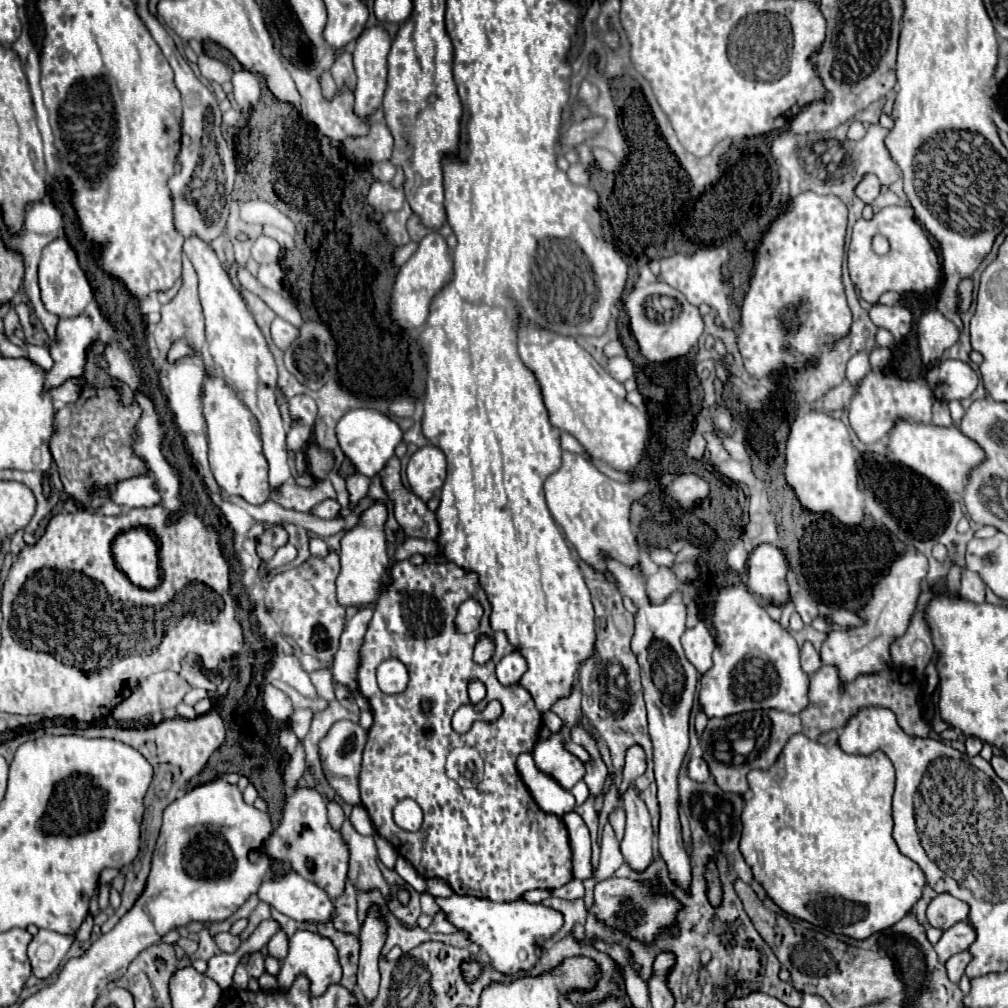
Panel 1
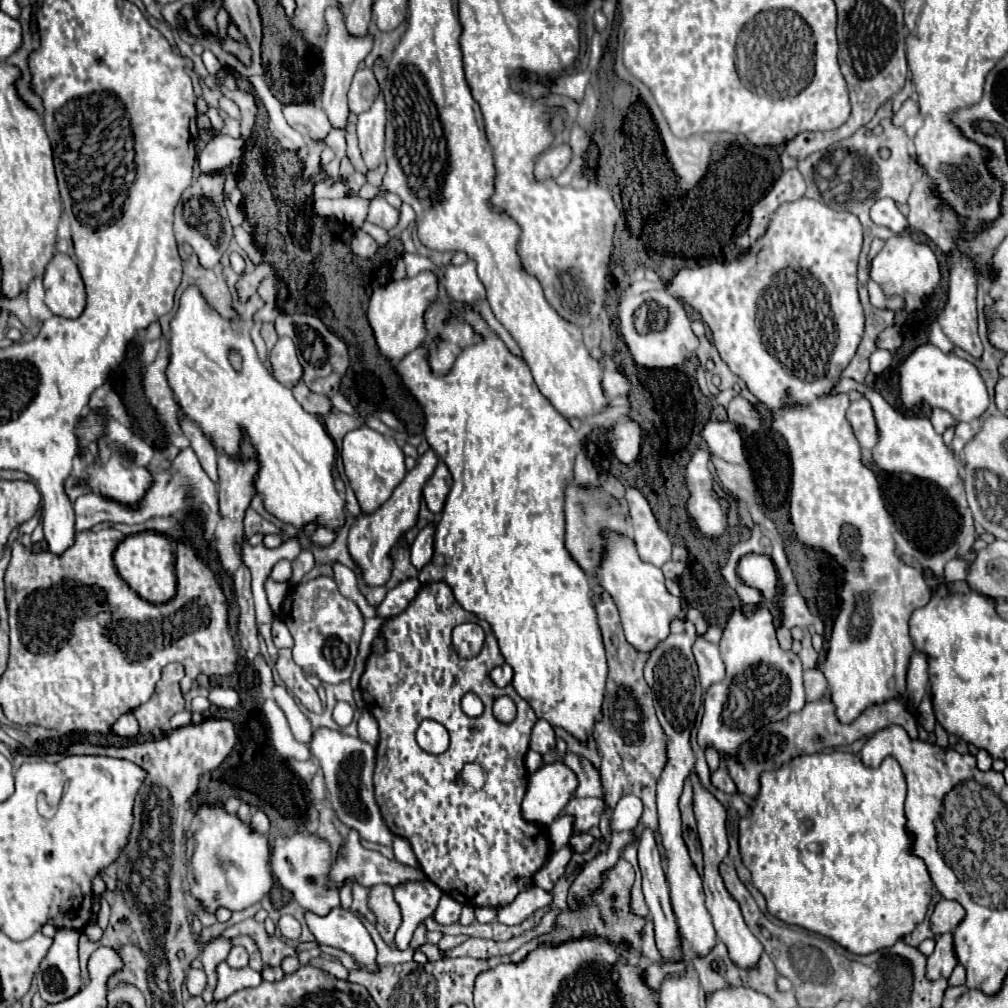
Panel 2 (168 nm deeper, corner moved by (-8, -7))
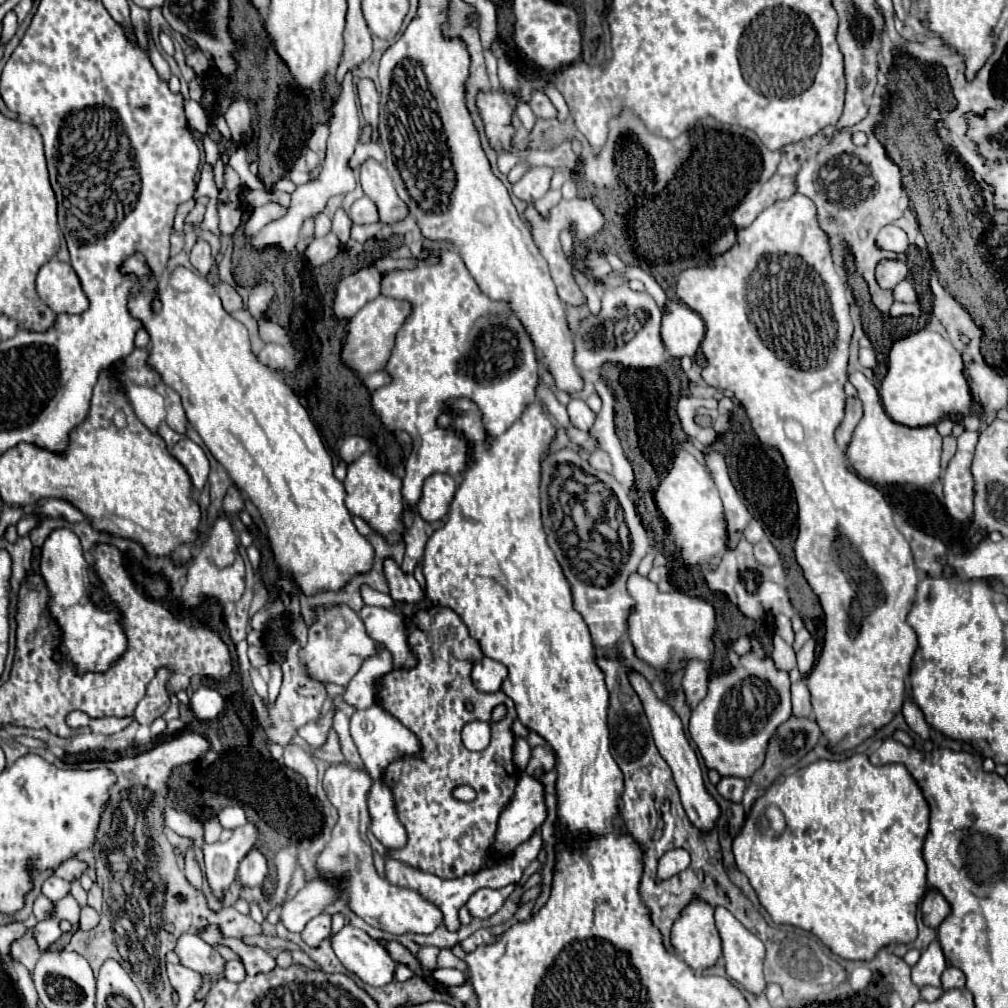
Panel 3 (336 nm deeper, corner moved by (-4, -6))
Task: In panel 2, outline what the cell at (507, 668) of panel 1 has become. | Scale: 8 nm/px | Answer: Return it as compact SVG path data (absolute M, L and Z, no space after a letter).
M504 663L504 665L496 667L496 669L492 669L490 677L492 677L492 681L494 681L498 687L506 687L506 685L510 685L510 683L512 683L514 671L512 671L512 667L510 667L510 665L506 665L506 663Z

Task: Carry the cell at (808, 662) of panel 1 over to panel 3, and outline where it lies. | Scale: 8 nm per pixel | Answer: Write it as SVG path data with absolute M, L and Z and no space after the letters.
M804 680L792 684L792 716L800 716L800 718L810 718L812 716L810 692L808 692Z

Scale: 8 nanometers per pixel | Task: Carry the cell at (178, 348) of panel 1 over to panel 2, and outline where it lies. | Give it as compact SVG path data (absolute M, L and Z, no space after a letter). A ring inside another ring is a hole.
M188 287L188 289L184 291L182 299L180 299L180 307L178 307L178 311L176 311L176 317L174 317L172 323L170 323L170 353L172 353L172 355L170 355L170 365L168 365L168 369L166 369L166 377L168 377L170 389L174 391L176 403L180 405L180 409L184 411L184 415L186 415L188 419L192 419L194 423L198 423L198 425L202 427L204 435L216 439L216 443L218 443L218 445L224 449L224 453L228 453L228 455L238 455L238 441L240 441L240 431L238 431L238 429L244 427L246 433L248 433L248 437L250 437L250 441L254 443L254 447L256 447L256 451L258 451L260 473L258 473L258 479L256 479L256 491L258 491L258 495L264 497L264 507L266 507L272 515L276 515L280 521L292 523L294 527L304 527L308 521L314 521L318 527L316 527L316 531L312 533L312 543L314 543L314 545L328 545L328 543L332 543L332 541L334 541L334 529L340 527L340 525L344 523L344 499L340 499L340 495L336 493L336 489L334 489L334 479L332 479L332 463L334 463L334 453L336 453L334 441L330 439L330 435L326 433L326 429L324 429L324 425L318 421L318 417L306 413L306 411L302 409L302 405L294 399L292 391L290 391L288 387L284 387L282 383L278 383L278 381L266 371L266 367L260 363L260 359L258 359L258 355L256 355L256 349L254 349L254 345L252 345L252 339L250 339L250 323L224 321L214 309L208 307L208 303L204 301L204 297L200 295L200 291L198 291L196 287ZM228 349L238 349L238 351L240 351L240 355L242 355L242 359L244 359L244 361L242 361L242 371L240 371L240 373L236 373L236 371L232 369L232 365L230 365L230 361L228 361Z

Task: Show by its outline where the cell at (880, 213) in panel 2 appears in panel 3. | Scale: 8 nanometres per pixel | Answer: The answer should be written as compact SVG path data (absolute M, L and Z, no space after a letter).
M884 226L878 234L878 240L876 240L876 246L880 250L886 250L886 252L892 252L892 254L904 254L908 250L908 238L906 238L906 232L902 228L896 228L896 226Z

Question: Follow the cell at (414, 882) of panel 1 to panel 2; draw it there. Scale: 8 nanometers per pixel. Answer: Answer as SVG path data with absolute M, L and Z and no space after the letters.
M396 837L392 849L394 849L396 861L400 861L400 863L404 863L404 865L408 865L408 867L418 867L418 861L416 861L416 857L414 857L414 853L412 853L412 847L410 847L410 843L408 843L406 839Z

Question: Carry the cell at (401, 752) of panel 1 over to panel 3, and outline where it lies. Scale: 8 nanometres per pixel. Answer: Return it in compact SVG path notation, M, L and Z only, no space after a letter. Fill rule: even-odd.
M432 606L430 610L420 610L414 618L408 618L406 624L410 630L408 644L418 656L418 666L386 674L378 682L376 698L384 710L418 736L422 752L392 762L382 776L394 794L400 822L408 832L406 846L386 850L384 860L392 858L438 878L460 878L496 864L490 856L496 822L510 802L520 776L520 770L516 770L512 762L514 734L510 730L510 724L516 720L516 710L504 692L484 694L474 688L470 678L472 662L484 654L450 608ZM466 700L474 704L474 712L464 708ZM498 704L506 706L506 716L492 722L492 710ZM472 720L492 724L492 740L482 752L466 750L460 738L462 726ZM464 784L476 790L472 802L460 802L452 796L454 788Z

